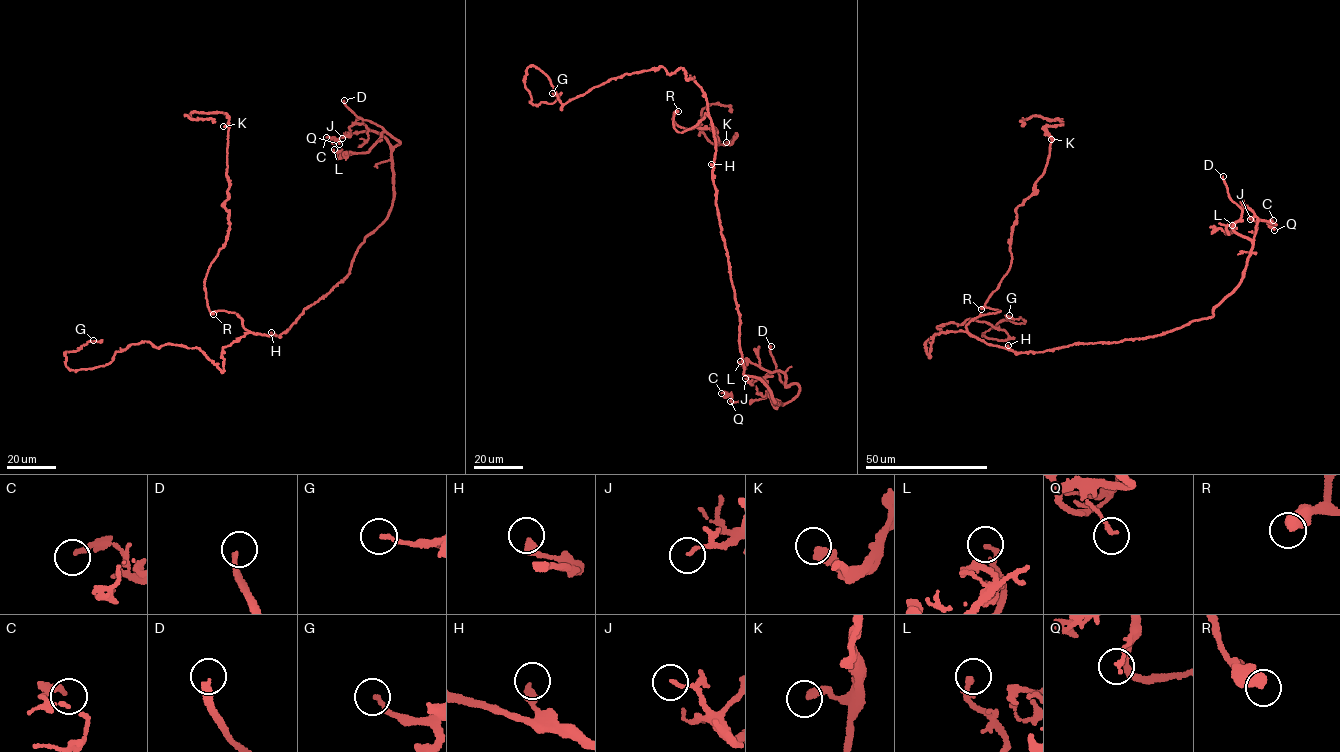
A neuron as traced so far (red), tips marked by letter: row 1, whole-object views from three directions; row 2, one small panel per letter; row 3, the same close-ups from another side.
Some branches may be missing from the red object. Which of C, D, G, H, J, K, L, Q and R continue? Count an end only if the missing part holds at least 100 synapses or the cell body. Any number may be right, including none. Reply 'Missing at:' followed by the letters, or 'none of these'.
Missing at: D

